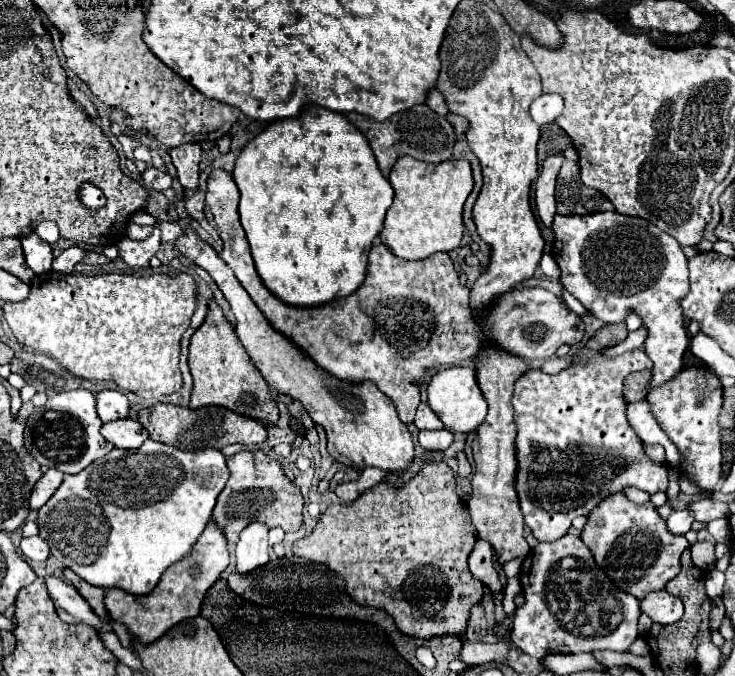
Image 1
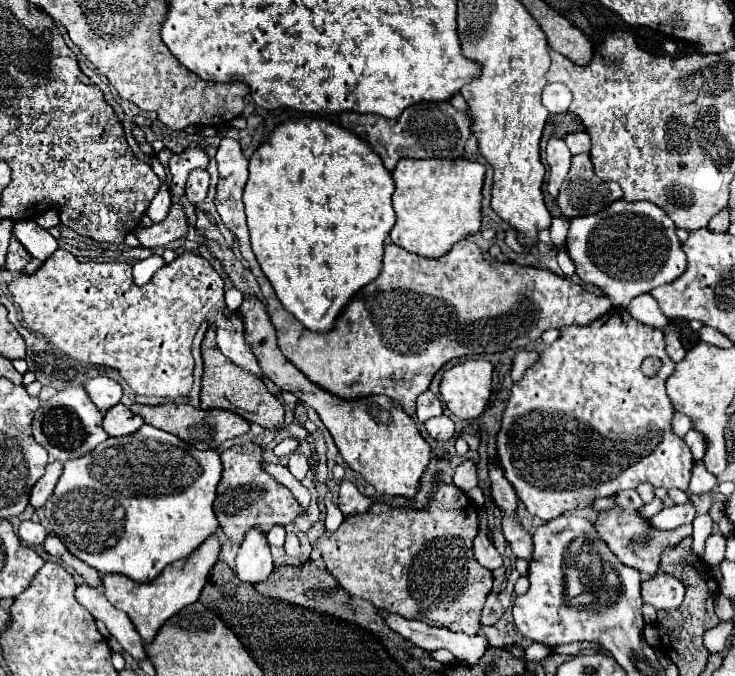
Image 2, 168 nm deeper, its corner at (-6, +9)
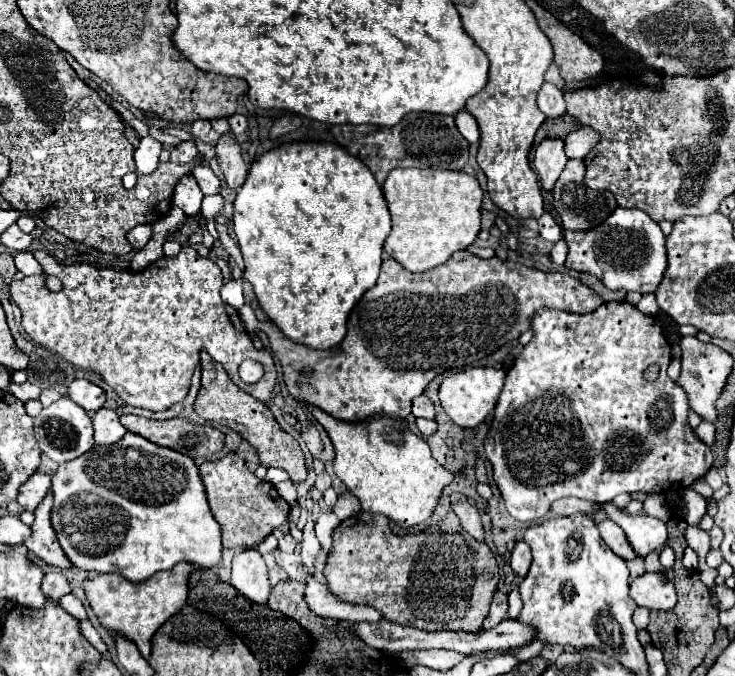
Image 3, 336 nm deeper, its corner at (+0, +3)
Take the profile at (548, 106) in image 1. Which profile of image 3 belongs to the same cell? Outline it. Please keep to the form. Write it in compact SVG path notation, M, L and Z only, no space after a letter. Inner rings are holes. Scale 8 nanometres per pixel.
M544 82L540 92L538 92L538 108L548 116L548 118L558 118L566 114L566 104L564 104L564 94L556 84Z

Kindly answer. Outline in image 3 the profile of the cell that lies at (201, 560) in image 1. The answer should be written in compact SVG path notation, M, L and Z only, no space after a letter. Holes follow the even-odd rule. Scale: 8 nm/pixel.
M176 564L174 568L166 572L156 572L150 576L150 580L142 584L134 584L118 574L100 574L94 578L86 578L82 582L86 590L86 598L90 602L90 608L98 616L100 624L110 634L120 634L128 640L132 640L140 654L148 660L150 658L150 638L154 632L174 614L178 612L188 598L188 574L192 566L190 564Z

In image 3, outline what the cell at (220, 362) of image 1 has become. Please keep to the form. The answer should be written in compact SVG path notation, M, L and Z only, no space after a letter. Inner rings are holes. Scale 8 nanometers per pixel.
M202 352L202 388L196 396L194 412L206 422L216 422L238 432L258 452L262 466L266 468L276 466L276 468L286 470L294 484L300 484L306 480L308 470L304 466L304 452L300 450L300 444L296 442L296 438L278 426L270 408L264 402L254 400L250 394L234 386L228 374L224 372L224 368L218 362L214 362L206 352Z

